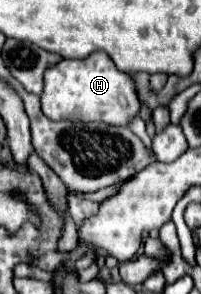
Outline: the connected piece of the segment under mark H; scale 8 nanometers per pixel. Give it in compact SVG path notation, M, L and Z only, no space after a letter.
M94 51L86 59L62 59L46 71L42 111L54 121L100 121L106 125L128 127L130 119L140 113L140 99L134 79L114 67L104 51Z

